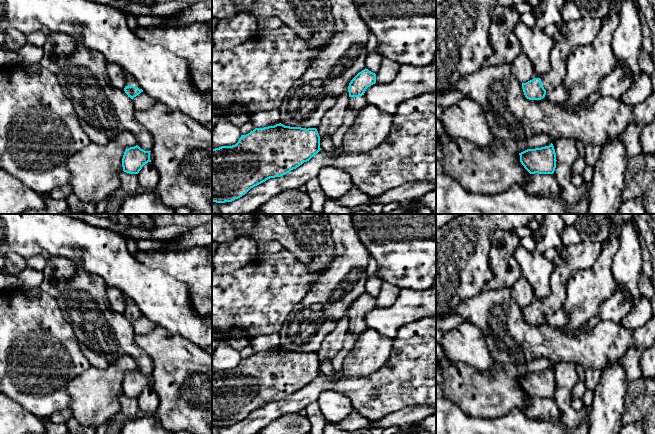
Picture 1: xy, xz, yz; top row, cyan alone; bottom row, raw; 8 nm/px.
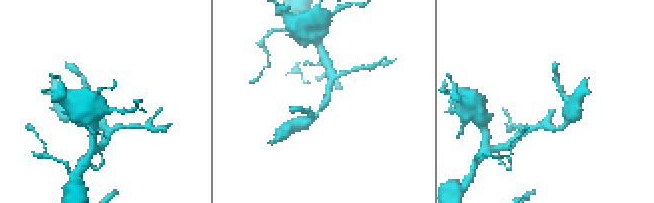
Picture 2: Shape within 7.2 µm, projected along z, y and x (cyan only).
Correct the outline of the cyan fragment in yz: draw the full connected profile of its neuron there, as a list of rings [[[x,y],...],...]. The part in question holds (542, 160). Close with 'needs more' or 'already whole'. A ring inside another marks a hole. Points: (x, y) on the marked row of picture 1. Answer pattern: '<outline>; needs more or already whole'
[[[553,144],[527,149],[521,153],[520,162],[530,174],[553,174],[556,168],[556,153]]]; already whole

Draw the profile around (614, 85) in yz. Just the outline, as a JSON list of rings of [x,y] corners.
[[[617,61],[615,69],[601,80],[600,96],[620,99],[633,83],[627,69]]]

